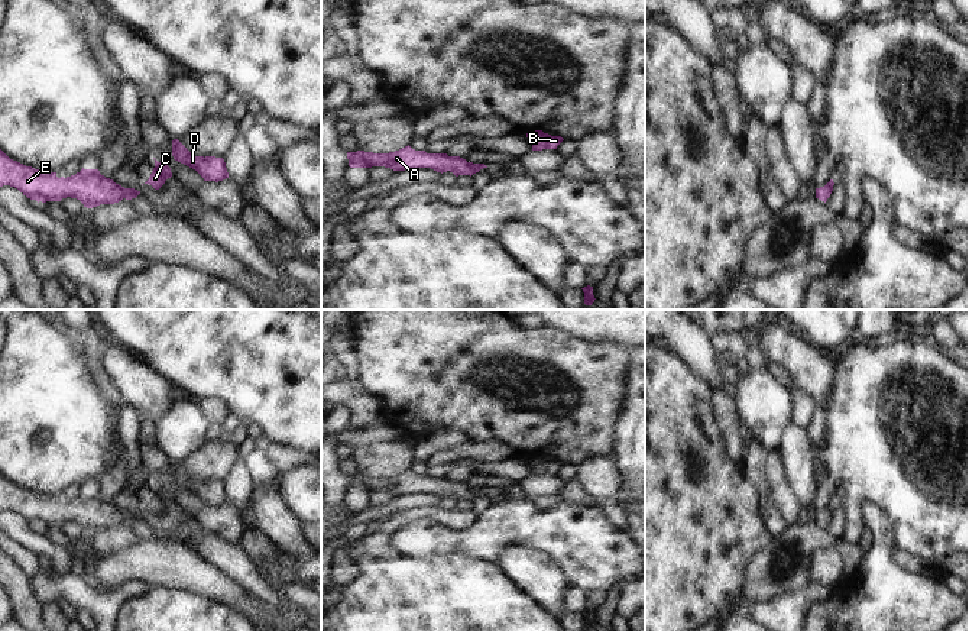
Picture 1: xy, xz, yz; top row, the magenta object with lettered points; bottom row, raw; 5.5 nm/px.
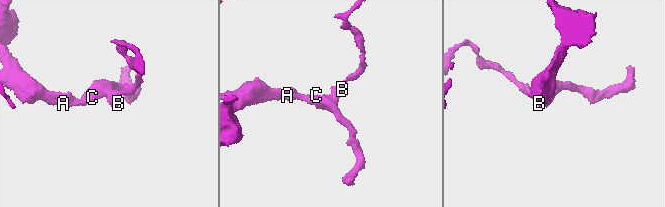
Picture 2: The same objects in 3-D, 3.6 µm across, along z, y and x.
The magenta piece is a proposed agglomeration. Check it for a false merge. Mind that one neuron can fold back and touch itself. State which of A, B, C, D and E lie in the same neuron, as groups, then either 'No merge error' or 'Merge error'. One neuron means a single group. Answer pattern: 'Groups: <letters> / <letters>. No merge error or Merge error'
Groups: A B C D E. No merge error.

